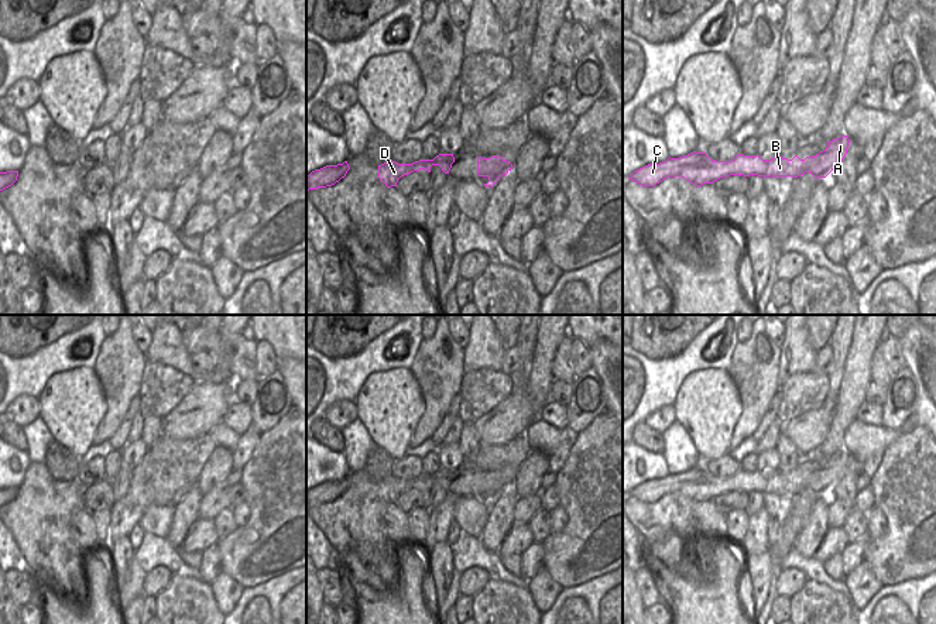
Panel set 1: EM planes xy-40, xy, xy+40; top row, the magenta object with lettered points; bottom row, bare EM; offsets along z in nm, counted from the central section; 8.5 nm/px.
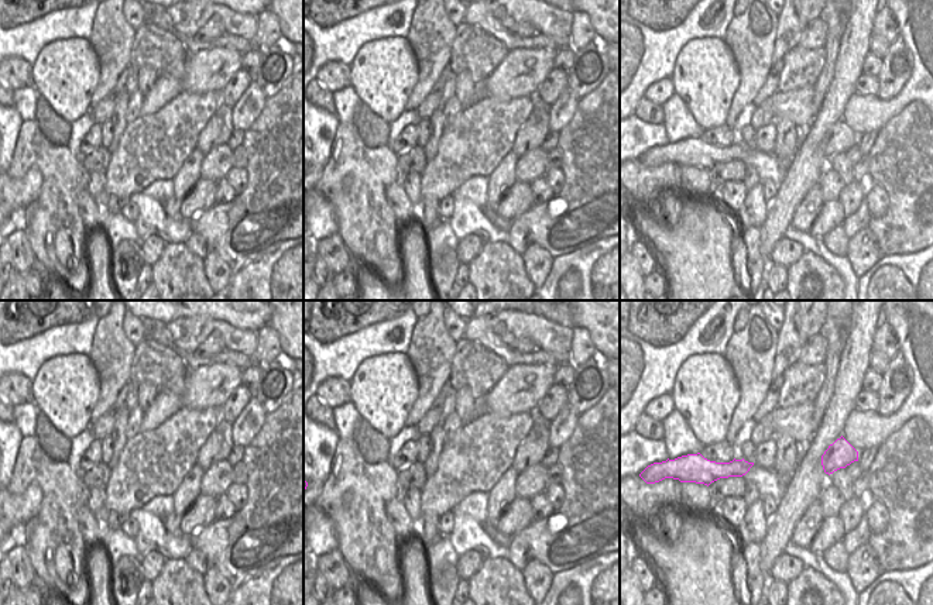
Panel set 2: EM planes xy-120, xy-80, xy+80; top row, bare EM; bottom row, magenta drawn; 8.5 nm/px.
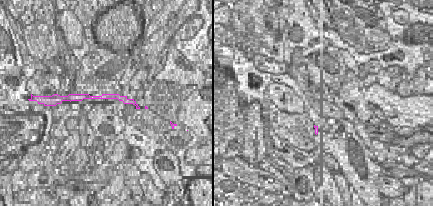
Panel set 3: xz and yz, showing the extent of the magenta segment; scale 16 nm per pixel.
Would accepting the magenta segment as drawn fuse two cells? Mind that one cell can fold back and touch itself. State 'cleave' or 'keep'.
keep

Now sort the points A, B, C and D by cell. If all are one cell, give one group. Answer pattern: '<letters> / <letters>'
A B C D

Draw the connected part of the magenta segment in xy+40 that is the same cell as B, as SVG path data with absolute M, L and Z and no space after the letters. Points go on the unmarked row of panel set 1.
M847 452L827 457L827 463L816 472L800 476L795 472L792 476L782 474L779 470L771 476L762 476L757 472L738 470L731 477L712 476L706 469L690 469L679 474L668 474L659 480L648 480L634 487L628 494L642 503L655 503L668 493L682 493L695 503L713 500L714 497L730 491L758 491L758 493L792 493L798 494L805 488L813 493L826 494L847 470Z

